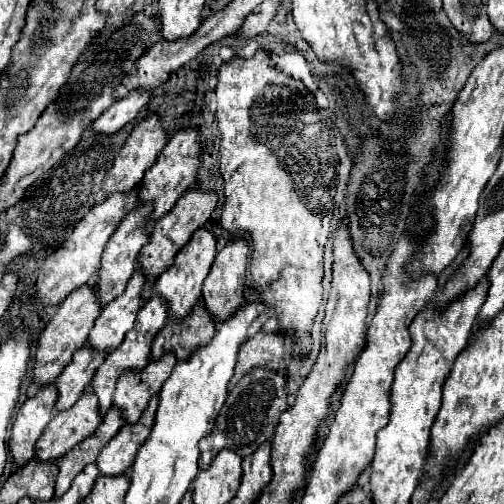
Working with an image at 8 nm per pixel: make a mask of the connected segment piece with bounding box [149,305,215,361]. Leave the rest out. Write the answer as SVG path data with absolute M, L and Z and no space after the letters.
M195 305L183 323L167 321L151 345L151 361L161 359L165 353L175 353L177 359L189 359L197 347L203 347L215 335L215 321L207 315L203 305Z

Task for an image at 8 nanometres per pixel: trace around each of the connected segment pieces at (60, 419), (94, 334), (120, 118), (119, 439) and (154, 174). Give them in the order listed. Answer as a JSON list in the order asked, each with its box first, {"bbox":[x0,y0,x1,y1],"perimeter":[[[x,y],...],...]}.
[{"bbox":[35,391,101,461],"perimeter":[[[89,391],[67,411],[53,415],[49,425],[43,429],[43,435],[37,439],[35,457],[39,461],[57,461],[77,443],[93,435],[101,423],[97,411],[97,397]]]},{"bbox":[87,271,145,355],"perimeter":[[[137,271],[133,279],[129,279],[125,293],[119,295],[113,303],[109,303],[109,307],[101,311],[87,337],[87,345],[91,349],[105,351],[107,355],[109,351],[117,349],[123,343],[125,333],[133,329],[135,317],[143,305],[141,299],[143,285],[145,285],[145,277],[141,275],[141,271]]]},{"bbox":[91,91,151,135],"perimeter":[[[131,91],[129,97],[113,103],[113,107],[109,107],[109,111],[101,113],[101,117],[97,117],[91,125],[91,131],[95,135],[113,135],[119,129],[123,129],[129,121],[135,119],[135,115],[139,113],[139,109],[145,107],[145,103],[149,101],[151,93],[139,93],[139,91]]]},{"bbox":[97,397,157,477],"perimeter":[[[153,397],[143,411],[141,419],[135,425],[123,425],[121,431],[101,449],[97,457],[97,469],[99,475],[115,477],[121,473],[127,473],[129,467],[133,467],[133,459],[139,451],[139,447],[149,437],[149,431],[153,427],[153,415],[157,411],[157,397]]]},{"bbox":[137,129,203,221],"perimeter":[[[193,129],[179,131],[169,139],[165,149],[159,153],[159,159],[155,161],[155,165],[151,165],[147,169],[143,183],[141,183],[141,189],[137,193],[139,205],[153,203],[153,211],[149,215],[149,221],[157,221],[163,215],[167,215],[173,209],[173,205],[177,203],[177,199],[195,183],[197,169],[201,165],[201,153],[203,153],[203,149],[199,145],[197,133]]]}]

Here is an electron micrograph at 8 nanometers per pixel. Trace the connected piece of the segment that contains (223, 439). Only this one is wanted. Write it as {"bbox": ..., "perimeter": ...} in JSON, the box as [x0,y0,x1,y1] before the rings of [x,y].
{"bbox":[209,369,287,457],"perimeter":[[[251,369],[229,393],[225,407],[219,411],[213,433],[209,435],[209,449],[213,457],[221,449],[231,449],[239,457],[251,455],[265,441],[271,441],[281,413],[287,409],[287,393],[285,379],[275,371]]]}

